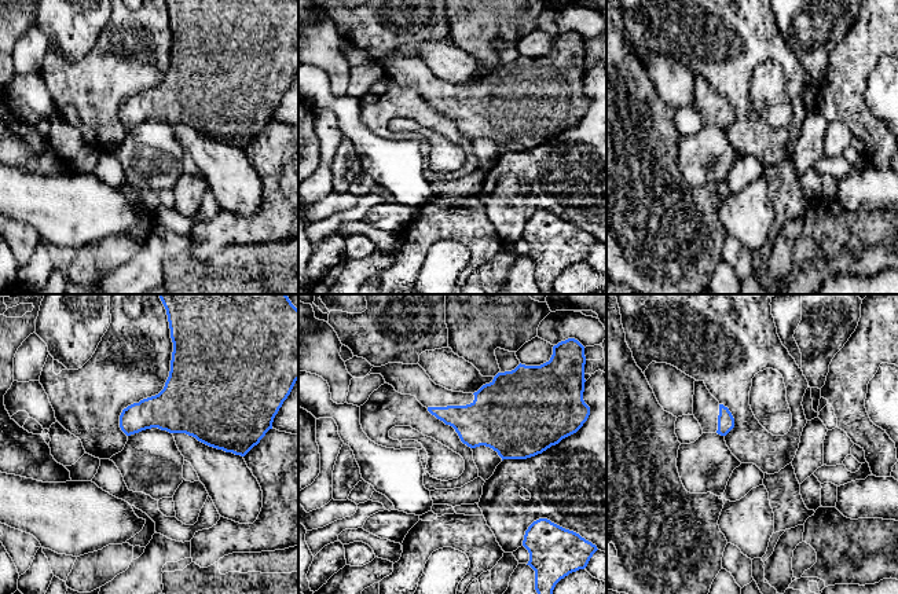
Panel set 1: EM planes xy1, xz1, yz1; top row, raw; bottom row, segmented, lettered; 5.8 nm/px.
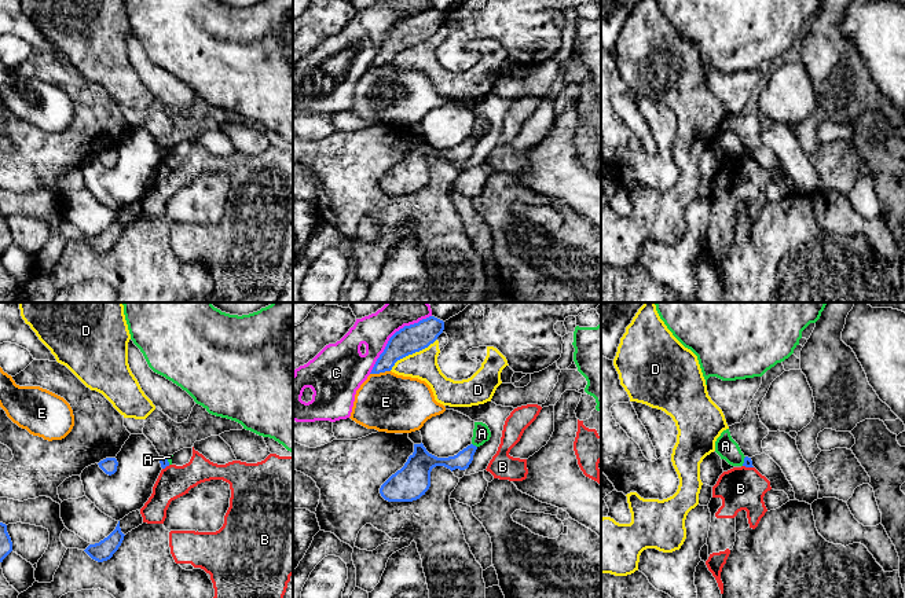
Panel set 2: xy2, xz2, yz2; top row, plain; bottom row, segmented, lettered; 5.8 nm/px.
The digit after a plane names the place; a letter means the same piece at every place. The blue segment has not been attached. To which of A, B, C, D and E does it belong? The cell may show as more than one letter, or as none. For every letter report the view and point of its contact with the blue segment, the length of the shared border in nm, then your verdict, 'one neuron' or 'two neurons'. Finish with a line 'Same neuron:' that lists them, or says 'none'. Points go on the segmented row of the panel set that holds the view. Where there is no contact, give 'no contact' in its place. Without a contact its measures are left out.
A: xz2 (475, 446) | 40 nm | two neurons
B: yz2 (748, 466) | 70 nm | two neurons
C: xz2 (392, 336) | 500 nm | two neurons
D: xz2 (411, 353) | 340 nm | two neurons
E: xz2 (380, 371) | 120 nm | two neurons
Same neuron: none

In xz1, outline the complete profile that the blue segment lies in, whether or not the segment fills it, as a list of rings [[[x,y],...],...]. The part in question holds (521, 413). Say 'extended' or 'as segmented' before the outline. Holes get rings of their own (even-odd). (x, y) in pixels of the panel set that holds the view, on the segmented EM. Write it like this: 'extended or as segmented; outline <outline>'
extended; outline [[[568,338],[553,346],[549,362],[540,366],[518,364],[512,371],[498,373],[490,384],[474,393],[452,392],[436,385],[419,364],[388,363],[373,367],[367,374],[381,374],[386,384],[402,395],[415,396],[437,419],[450,425],[461,441],[470,448],[485,446],[498,452],[503,459],[527,459],[542,454],[562,439],[576,433],[590,415],[590,407],[583,400],[584,392],[584,346],[575,338]]]

